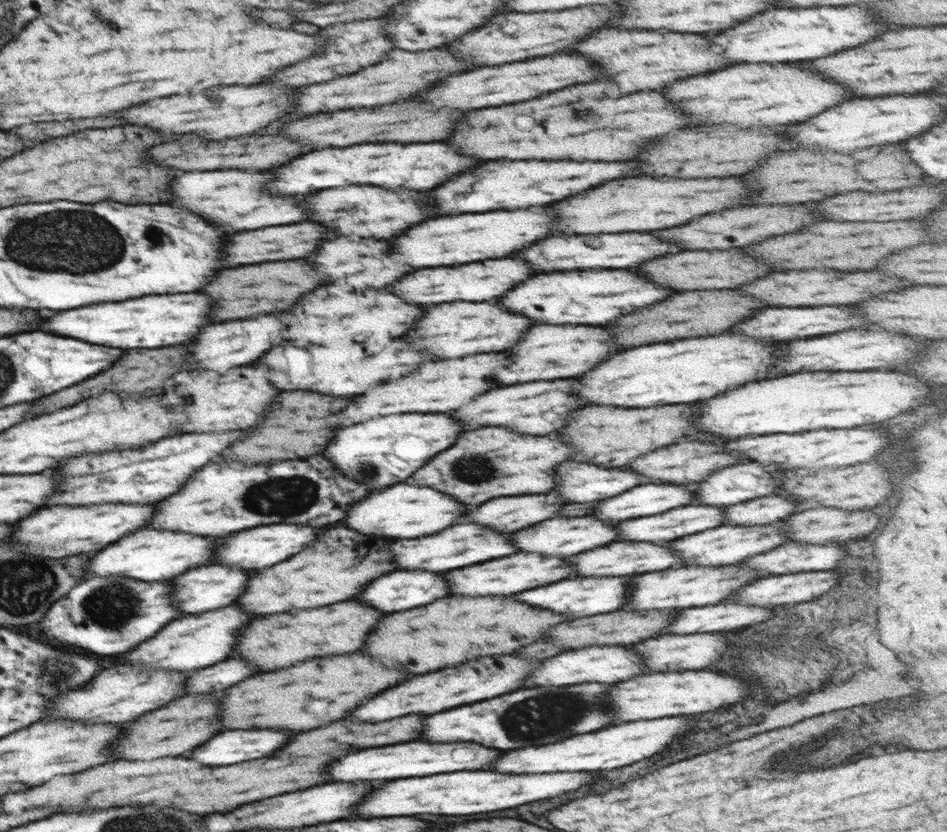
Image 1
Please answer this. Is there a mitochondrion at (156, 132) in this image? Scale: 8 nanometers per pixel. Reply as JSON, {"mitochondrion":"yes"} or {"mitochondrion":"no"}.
{"mitochondrion":"no"}

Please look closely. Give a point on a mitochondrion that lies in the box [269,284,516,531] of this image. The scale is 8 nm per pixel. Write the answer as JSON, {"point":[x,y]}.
{"point":[479,468]}

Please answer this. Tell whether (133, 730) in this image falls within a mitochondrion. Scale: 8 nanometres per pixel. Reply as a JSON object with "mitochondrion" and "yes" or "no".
{"mitochondrion":"no"}

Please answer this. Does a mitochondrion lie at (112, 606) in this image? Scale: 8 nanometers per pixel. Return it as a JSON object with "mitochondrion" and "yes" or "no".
{"mitochondrion":"yes"}

